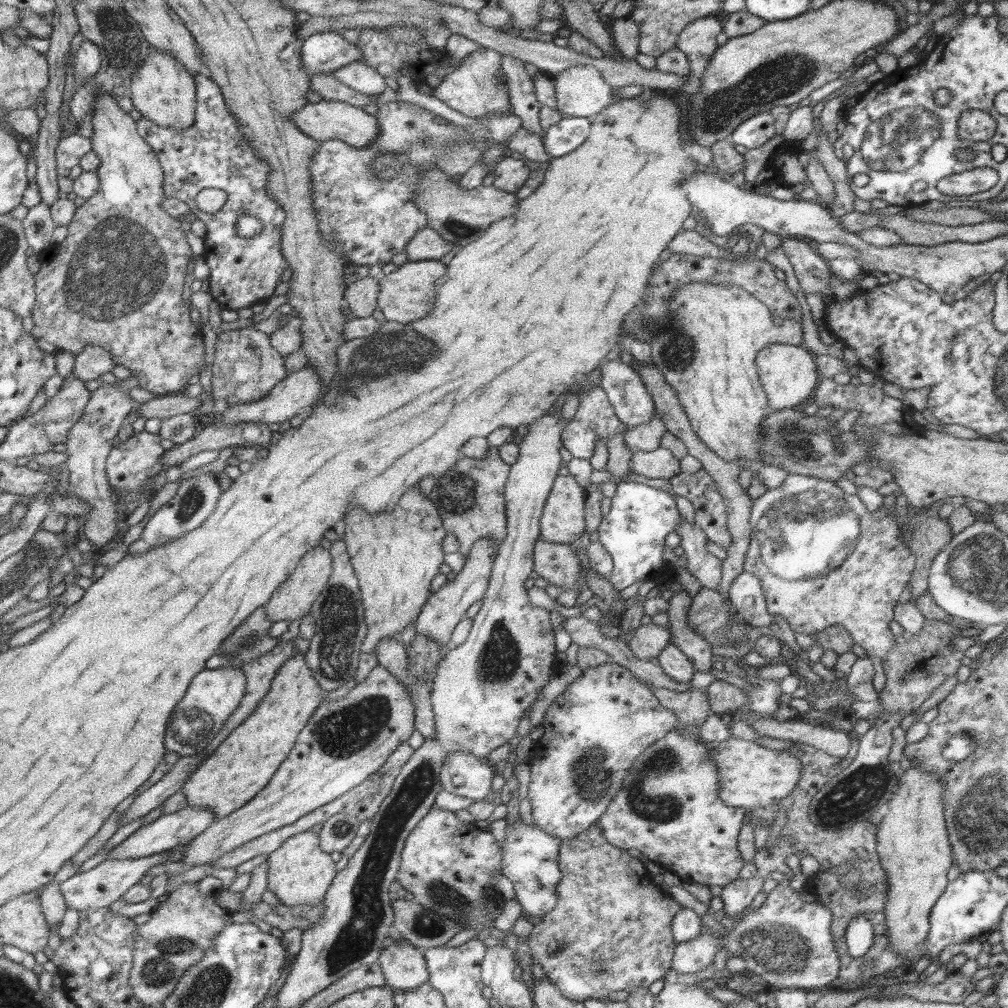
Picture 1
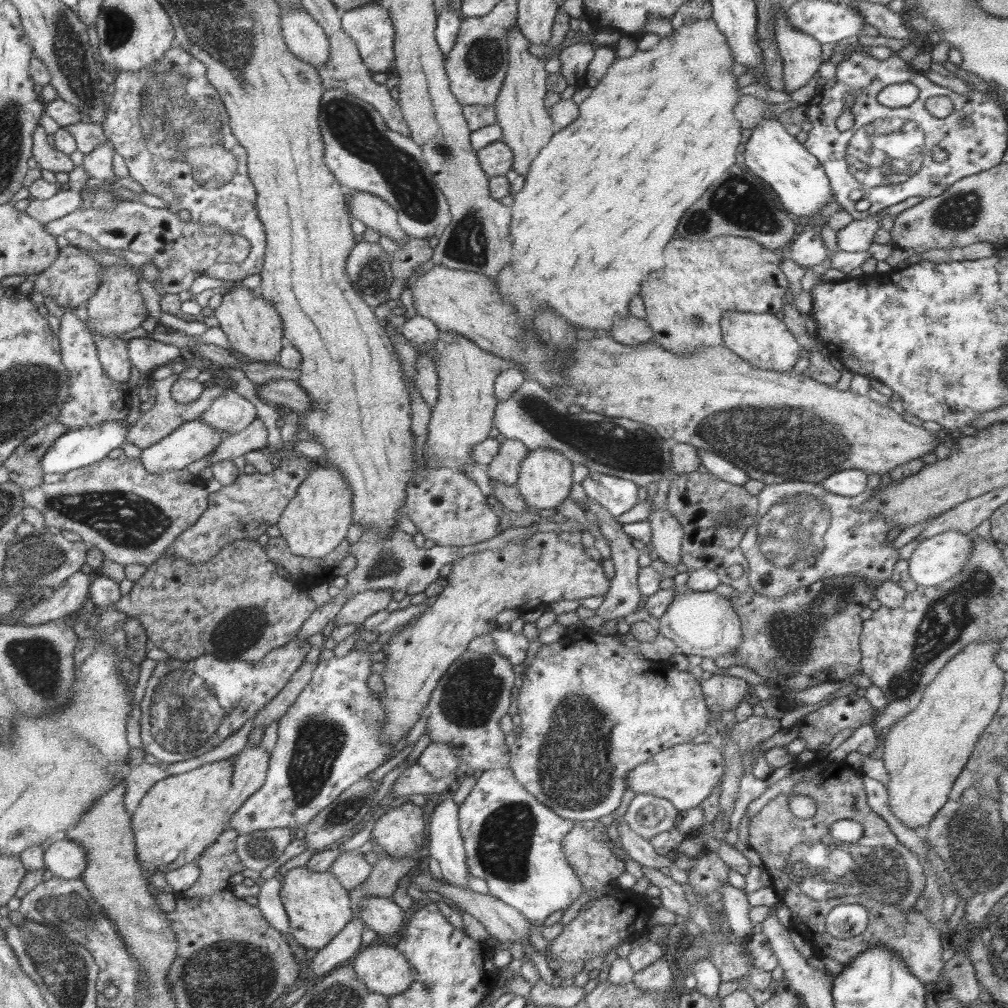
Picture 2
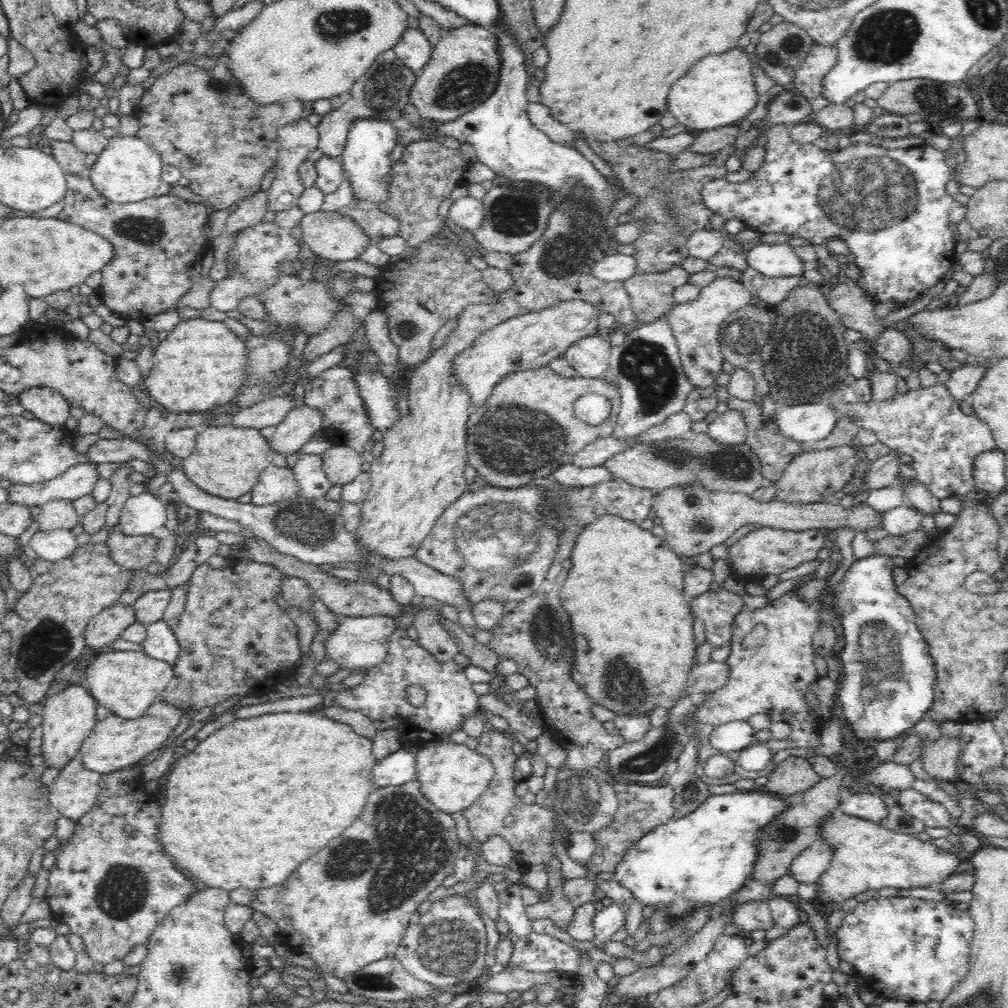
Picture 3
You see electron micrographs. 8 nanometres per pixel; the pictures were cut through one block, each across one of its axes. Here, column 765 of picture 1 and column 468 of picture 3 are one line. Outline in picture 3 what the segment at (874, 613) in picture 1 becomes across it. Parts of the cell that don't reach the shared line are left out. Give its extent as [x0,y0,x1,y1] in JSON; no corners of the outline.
[414,486,558,606]

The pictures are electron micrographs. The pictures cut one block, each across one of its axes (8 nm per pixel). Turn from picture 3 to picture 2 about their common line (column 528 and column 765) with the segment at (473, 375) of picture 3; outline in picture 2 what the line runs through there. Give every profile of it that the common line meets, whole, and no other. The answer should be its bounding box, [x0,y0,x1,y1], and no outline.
[720,311,802,373]

